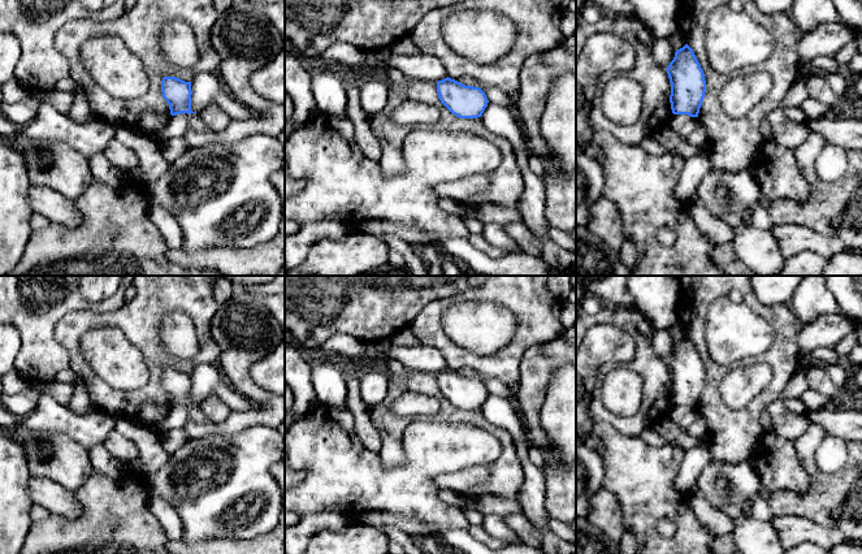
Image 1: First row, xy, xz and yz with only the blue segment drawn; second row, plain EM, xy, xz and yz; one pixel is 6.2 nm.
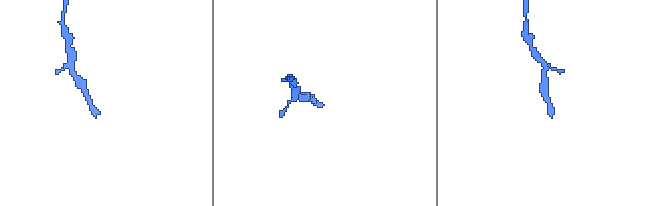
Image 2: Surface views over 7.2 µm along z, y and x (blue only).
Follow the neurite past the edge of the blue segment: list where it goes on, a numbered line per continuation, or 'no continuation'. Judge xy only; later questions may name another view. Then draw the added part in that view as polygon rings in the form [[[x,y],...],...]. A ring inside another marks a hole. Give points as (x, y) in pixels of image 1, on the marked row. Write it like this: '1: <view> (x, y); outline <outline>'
1: xy (195, 121); outline [[[202,113],[189,114],[189,129],[196,130],[196,131],[211,131],[204,124]]]

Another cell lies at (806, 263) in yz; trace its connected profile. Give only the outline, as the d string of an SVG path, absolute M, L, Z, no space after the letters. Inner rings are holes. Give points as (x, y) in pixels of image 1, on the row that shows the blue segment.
M802 251L785 259L781 270L776 276L822 276L826 259L811 251Z

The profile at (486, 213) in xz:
M482 204L473 208L464 208L464 213L476 218L481 225L497 224L506 226L508 224L524 225L524 218L519 209L503 208L495 204Z

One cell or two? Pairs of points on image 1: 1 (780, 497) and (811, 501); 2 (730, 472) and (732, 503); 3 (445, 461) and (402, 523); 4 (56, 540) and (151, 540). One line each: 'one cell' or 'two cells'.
1: one cell
2: one cell
3: two cells
4: one cell

